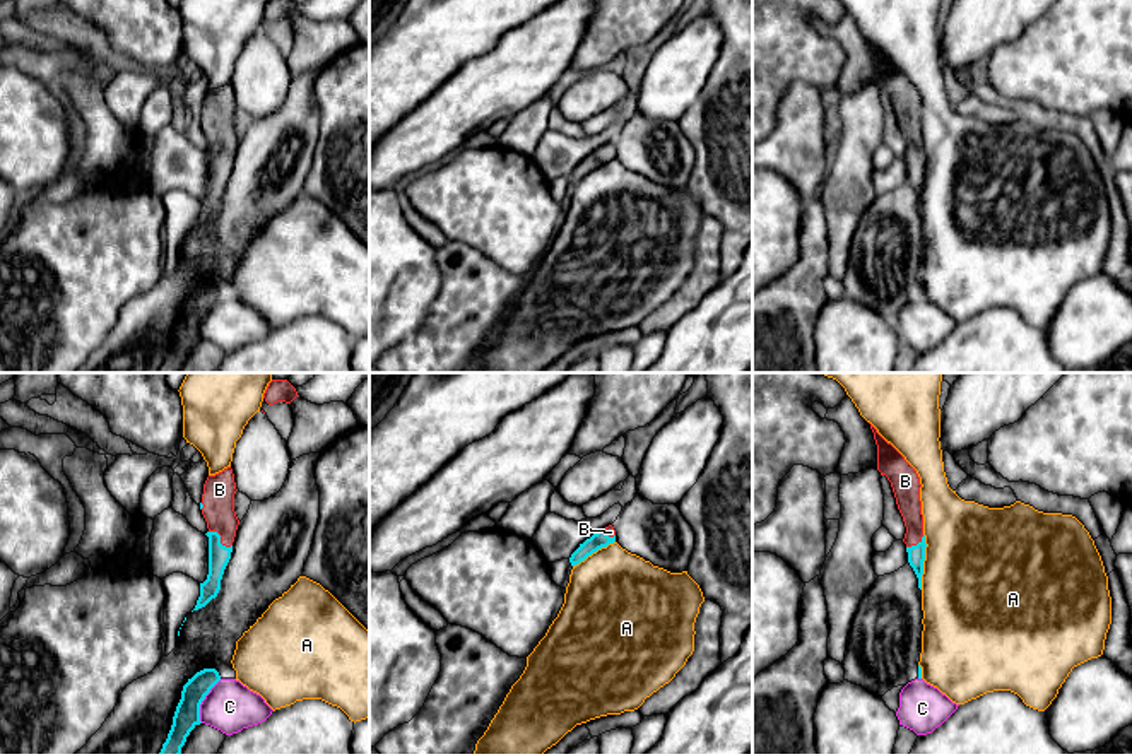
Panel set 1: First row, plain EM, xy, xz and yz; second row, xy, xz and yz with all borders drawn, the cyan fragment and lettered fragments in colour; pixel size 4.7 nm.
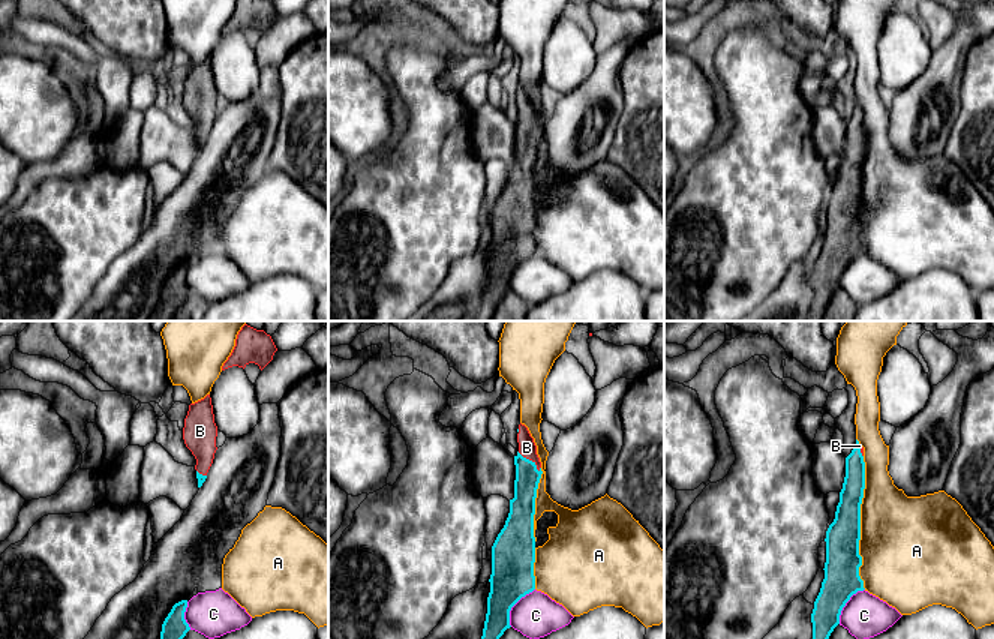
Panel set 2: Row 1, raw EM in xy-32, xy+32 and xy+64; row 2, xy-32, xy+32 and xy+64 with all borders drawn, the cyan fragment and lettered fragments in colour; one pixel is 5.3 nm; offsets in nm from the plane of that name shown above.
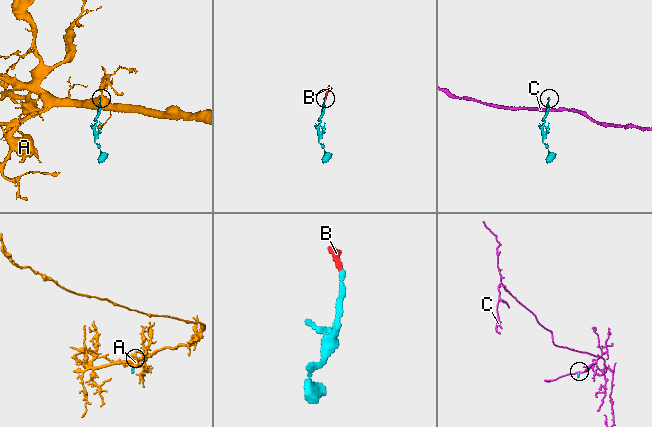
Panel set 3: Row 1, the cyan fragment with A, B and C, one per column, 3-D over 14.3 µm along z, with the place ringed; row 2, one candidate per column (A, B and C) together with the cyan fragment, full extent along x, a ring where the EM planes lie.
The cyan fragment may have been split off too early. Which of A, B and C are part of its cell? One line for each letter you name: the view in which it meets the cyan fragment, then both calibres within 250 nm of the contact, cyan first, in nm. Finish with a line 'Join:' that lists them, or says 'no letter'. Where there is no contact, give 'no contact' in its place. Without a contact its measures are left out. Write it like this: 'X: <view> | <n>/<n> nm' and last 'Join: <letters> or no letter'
B: xy | 100/150 nm
Join: B

